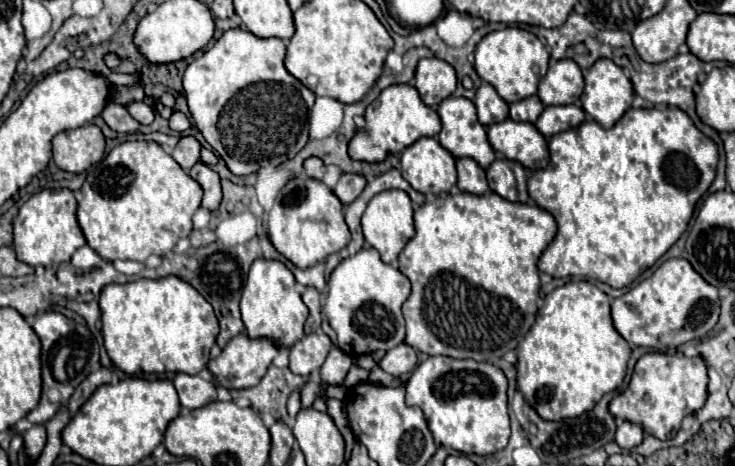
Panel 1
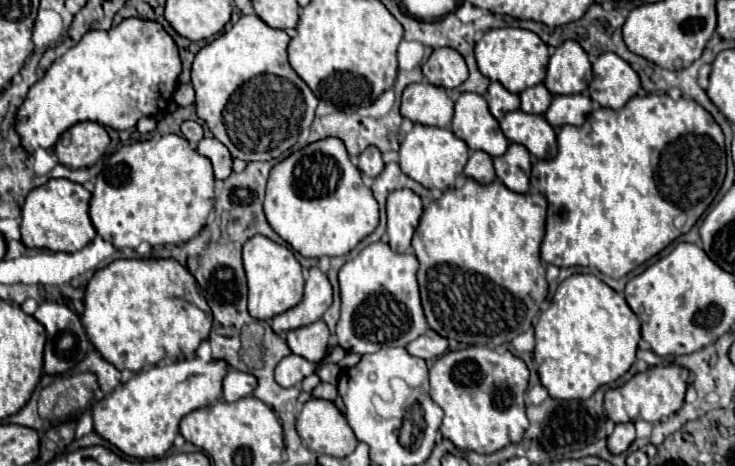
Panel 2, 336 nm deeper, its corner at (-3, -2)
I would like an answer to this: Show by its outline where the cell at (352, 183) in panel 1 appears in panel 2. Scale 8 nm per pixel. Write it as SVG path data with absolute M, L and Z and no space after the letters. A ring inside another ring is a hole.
M369 146L365 152L359 154L359 170L367 176L379 176L381 170L383 170L383 158L381 158L381 152L379 148L375 146Z

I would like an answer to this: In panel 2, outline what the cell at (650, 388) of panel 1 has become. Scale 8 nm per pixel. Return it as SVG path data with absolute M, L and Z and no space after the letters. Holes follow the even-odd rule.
M677 364L669 366L653 366L647 372L635 374L631 380L627 380L619 388L611 388L605 394L605 412L607 416L619 424L619 422L633 422L633 420L649 420L659 422L663 416L675 414L685 398L689 372Z

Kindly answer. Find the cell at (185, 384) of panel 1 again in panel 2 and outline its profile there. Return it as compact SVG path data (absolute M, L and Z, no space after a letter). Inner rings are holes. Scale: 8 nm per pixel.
M229 370L229 374L223 380L223 398L227 402L235 402L239 398L253 394L255 386L257 386L257 378L253 374L241 370Z

